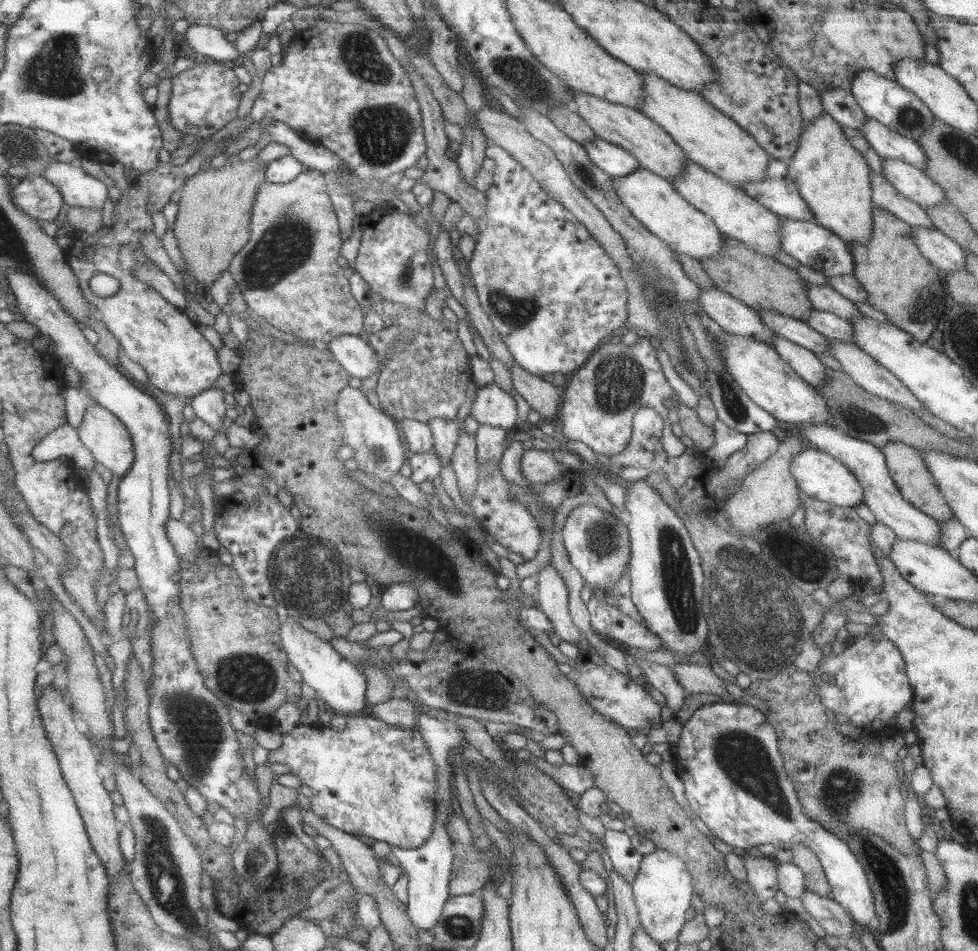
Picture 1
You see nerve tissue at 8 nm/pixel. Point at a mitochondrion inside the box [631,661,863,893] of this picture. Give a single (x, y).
(743, 758)

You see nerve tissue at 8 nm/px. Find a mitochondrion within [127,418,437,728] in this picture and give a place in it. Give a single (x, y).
(304, 572)

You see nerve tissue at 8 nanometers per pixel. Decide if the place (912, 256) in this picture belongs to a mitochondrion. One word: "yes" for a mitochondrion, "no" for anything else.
no

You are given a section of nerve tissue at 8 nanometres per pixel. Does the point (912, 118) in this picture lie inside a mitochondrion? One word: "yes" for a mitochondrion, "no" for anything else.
yes

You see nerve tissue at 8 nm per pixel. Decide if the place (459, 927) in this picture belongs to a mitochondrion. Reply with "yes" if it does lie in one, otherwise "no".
yes

